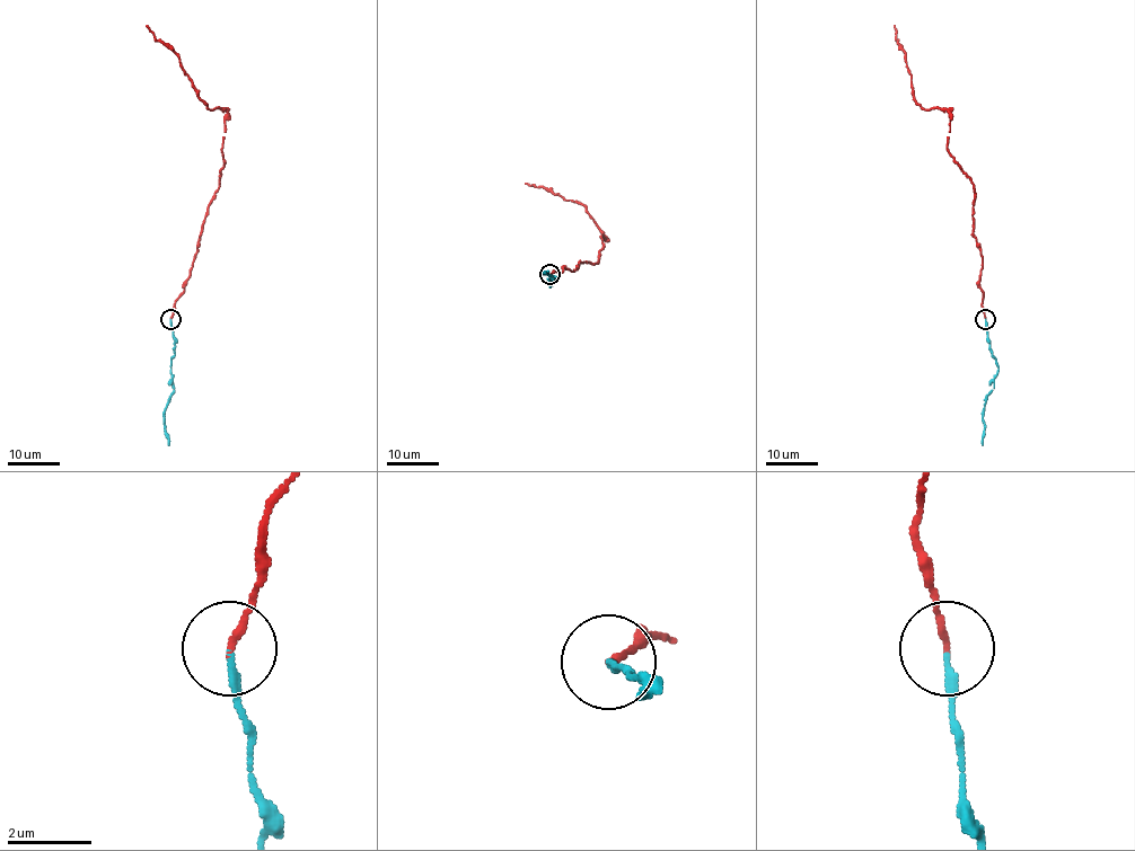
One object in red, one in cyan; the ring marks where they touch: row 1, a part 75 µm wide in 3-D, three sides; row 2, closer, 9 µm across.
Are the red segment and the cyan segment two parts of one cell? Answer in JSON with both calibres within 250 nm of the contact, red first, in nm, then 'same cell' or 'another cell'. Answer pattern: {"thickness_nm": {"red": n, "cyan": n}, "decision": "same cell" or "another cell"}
{"thickness_nm": {"red": 160, "cyan": 150}, "decision": "same cell"}

